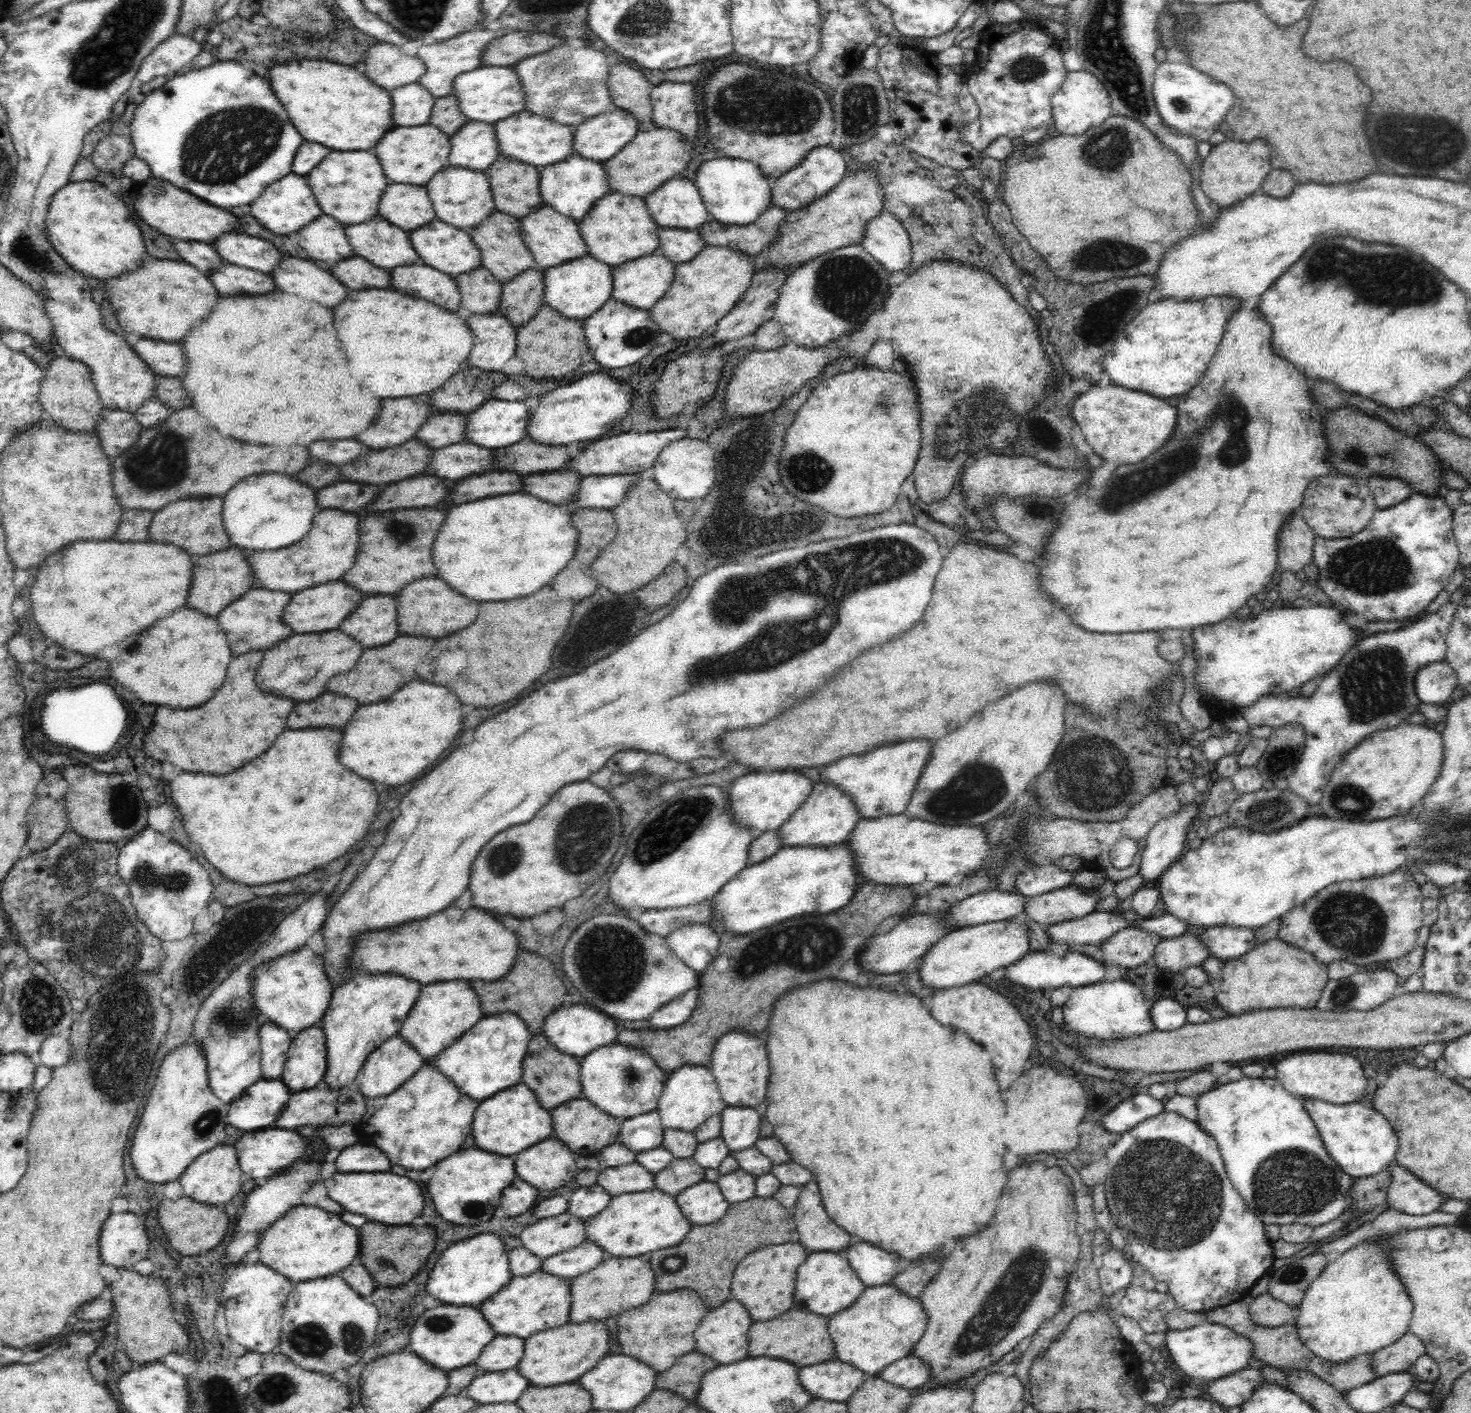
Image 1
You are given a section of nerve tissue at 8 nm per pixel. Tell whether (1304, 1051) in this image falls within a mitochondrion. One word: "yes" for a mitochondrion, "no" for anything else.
no

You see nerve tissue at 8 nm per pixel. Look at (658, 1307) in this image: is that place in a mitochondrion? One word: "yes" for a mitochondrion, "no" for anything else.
no

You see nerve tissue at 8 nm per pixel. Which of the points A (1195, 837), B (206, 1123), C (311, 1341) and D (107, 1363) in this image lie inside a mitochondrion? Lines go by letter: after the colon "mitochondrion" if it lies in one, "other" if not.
A: other
B: mitochondrion
C: mitochondrion
D: other

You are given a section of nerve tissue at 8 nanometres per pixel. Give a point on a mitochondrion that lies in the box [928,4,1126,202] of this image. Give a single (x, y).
(1026, 68)

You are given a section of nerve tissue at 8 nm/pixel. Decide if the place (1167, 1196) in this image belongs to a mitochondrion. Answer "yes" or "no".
yes

